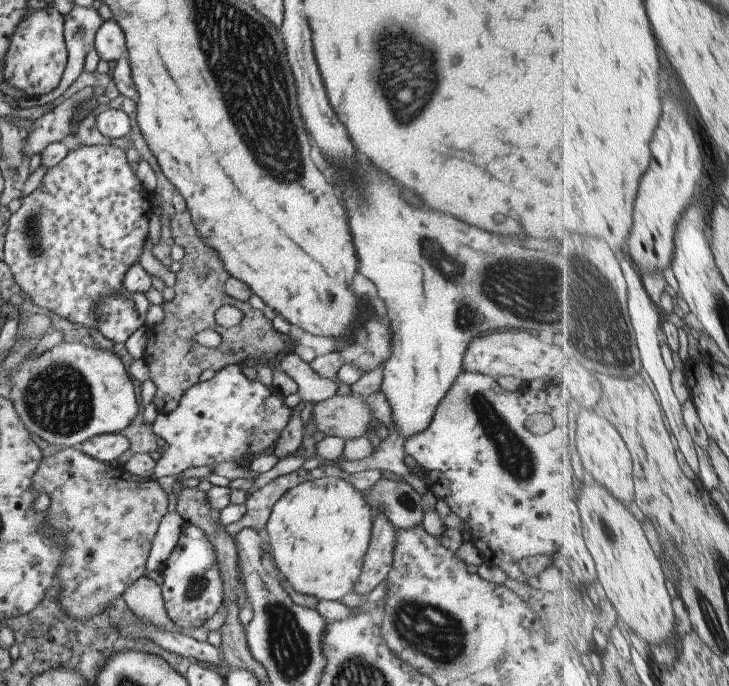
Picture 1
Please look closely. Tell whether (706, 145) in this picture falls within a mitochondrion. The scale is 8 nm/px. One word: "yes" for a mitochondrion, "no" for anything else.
no

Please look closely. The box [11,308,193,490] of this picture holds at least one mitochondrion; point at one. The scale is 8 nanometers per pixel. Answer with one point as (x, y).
(57, 397)

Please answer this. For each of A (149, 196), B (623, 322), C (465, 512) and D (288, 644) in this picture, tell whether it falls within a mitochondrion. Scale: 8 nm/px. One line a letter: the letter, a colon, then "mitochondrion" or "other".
A: other
B: mitochondrion
C: other
D: mitochondrion

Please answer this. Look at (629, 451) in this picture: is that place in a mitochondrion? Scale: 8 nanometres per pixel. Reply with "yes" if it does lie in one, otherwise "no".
no

